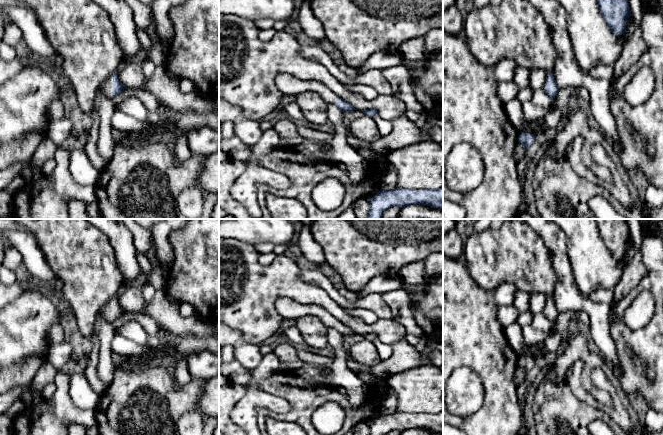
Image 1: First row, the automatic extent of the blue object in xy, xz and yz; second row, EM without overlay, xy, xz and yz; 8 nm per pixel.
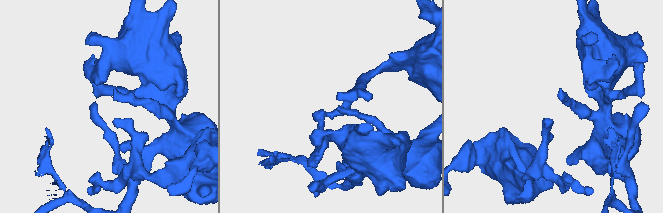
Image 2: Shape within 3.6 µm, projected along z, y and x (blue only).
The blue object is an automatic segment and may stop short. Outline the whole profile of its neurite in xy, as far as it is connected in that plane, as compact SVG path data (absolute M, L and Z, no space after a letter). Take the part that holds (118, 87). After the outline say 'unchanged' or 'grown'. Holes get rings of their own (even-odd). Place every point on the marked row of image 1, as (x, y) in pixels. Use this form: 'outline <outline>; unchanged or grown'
outline M117 73L109 75L100 85L99 90L107 97L114 97L123 92L127 86L123 85L119 79Z; grown

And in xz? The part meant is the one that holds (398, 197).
outline M443 187L425 190L394 188L389 191L379 191L373 199L369 200L370 209L365 219L381 219L384 211L389 208L403 208L412 204L443 209Z; unchanged

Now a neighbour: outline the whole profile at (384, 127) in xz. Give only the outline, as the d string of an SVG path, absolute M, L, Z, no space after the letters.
M379 114L374 115L372 119L374 120L377 126L381 137L384 137L390 134L390 132L392 131L391 121L384 120L383 118L380 117Z

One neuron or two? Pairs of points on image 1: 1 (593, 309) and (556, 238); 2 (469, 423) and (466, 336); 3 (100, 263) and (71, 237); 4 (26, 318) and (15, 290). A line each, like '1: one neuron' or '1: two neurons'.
1: one neuron
2: one neuron
3: one neuron
4: two neurons

